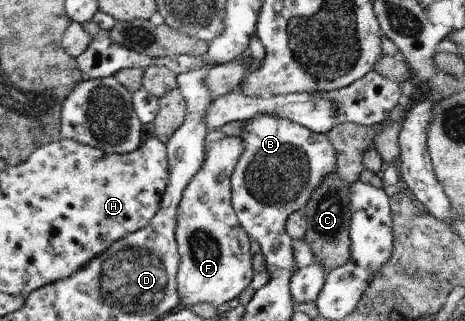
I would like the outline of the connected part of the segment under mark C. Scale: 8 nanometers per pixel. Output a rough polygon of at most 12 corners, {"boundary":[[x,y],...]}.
{"boundary":[[336,171],[304,208],[314,263],[352,254],[349,184]]}

